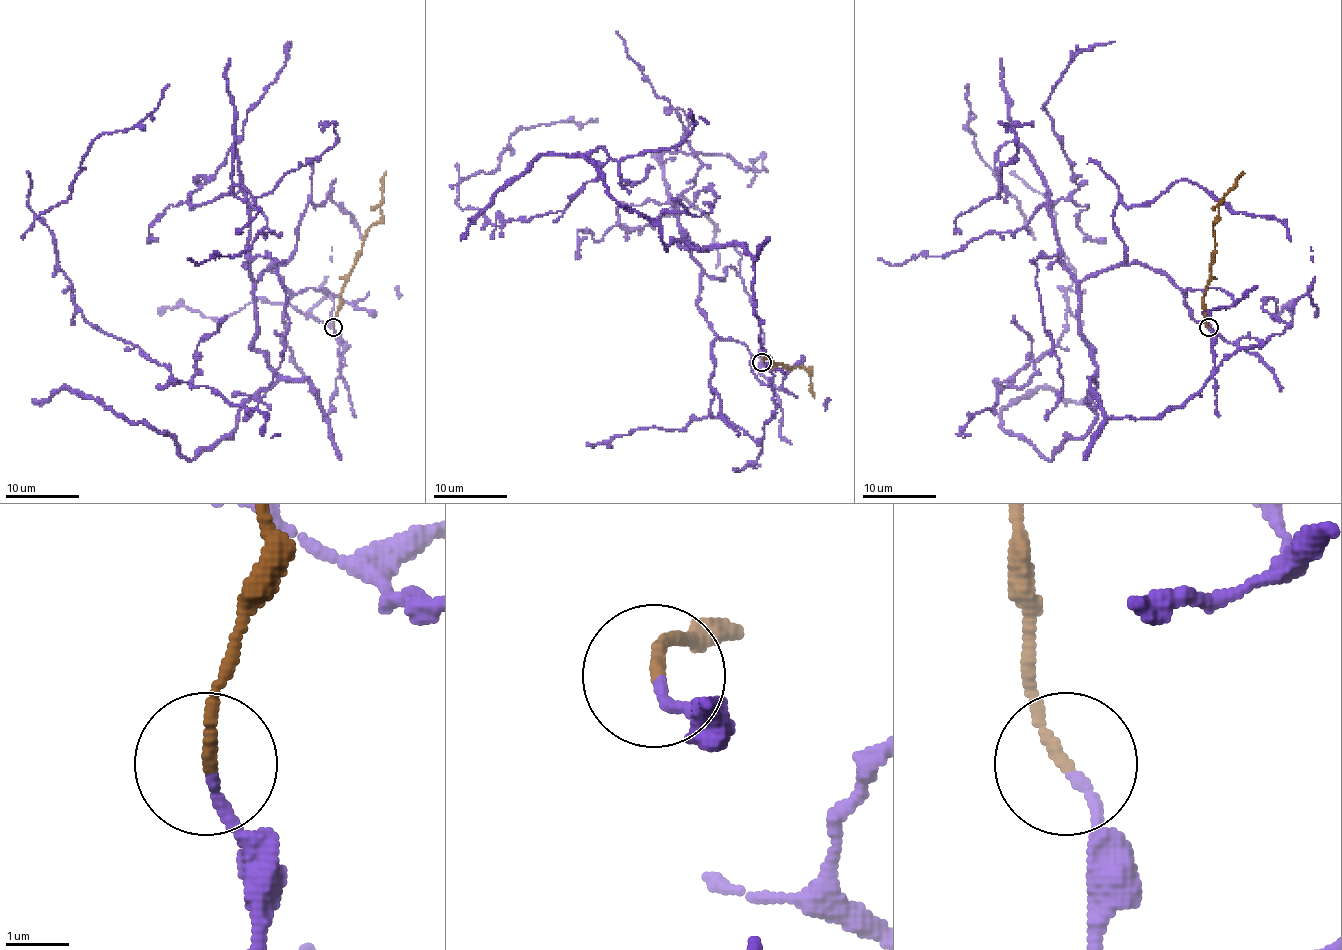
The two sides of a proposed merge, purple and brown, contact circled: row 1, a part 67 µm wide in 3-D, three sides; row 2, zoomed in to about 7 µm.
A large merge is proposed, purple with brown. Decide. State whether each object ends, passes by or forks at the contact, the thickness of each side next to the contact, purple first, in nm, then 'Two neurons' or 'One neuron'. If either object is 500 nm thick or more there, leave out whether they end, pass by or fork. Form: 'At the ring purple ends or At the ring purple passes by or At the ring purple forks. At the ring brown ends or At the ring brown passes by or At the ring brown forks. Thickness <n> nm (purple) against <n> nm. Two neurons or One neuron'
At the ring purple ends. At the ring brown ends. Thickness 160 nm (purple) against 180 nm. One neuron

